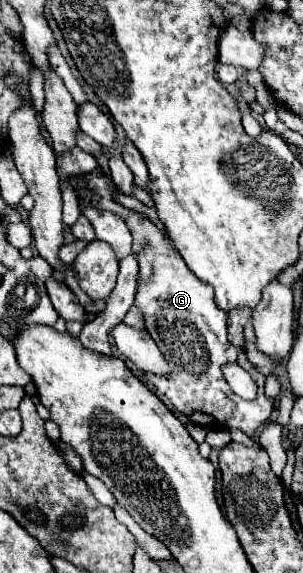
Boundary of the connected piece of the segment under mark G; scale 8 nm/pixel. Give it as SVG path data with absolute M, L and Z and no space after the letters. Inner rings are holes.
M101 169L83 175L87 189L81 191L83 203L91 203L97 209L113 211L125 219L133 235L133 251L139 253L139 279L135 293L135 307L145 319L145 329L161 349L165 361L169 363L167 375L145 373L147 381L159 391L161 397L171 401L171 405L183 413L191 423L205 429L239 429L253 437L269 421L273 411L273 399L265 395L265 375L251 365L243 347L235 347L227 339L227 315L217 309L213 301L213 289L201 283L185 265L179 251L161 233L155 223L137 211L125 209L113 201L111 187ZM227 363L241 365L257 383L257 397L245 401L229 387L223 377L223 367Z

